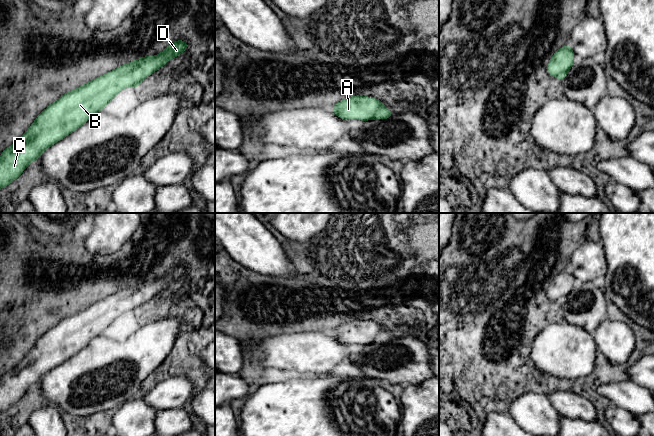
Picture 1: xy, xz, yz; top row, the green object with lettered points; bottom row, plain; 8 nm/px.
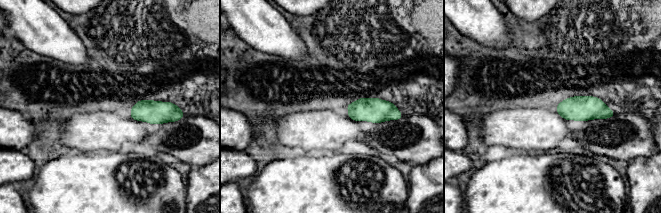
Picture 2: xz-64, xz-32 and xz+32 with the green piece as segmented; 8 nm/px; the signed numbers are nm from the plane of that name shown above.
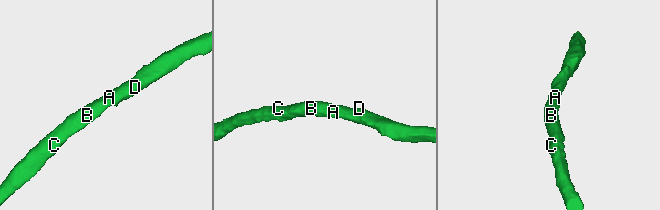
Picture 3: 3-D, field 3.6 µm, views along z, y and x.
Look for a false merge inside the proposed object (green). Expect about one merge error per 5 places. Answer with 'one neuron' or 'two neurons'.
one neuron

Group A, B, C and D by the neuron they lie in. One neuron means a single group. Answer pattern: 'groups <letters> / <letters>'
groups A B C D

